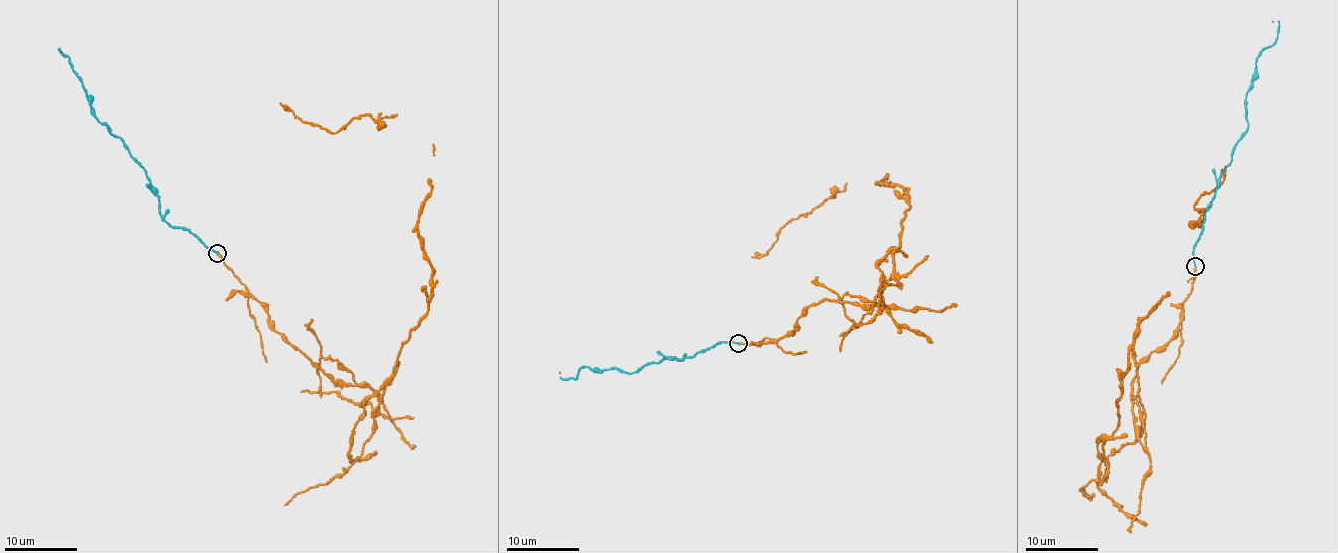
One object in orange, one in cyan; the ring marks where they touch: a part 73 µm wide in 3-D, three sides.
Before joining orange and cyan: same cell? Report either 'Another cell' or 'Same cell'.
Another cell

